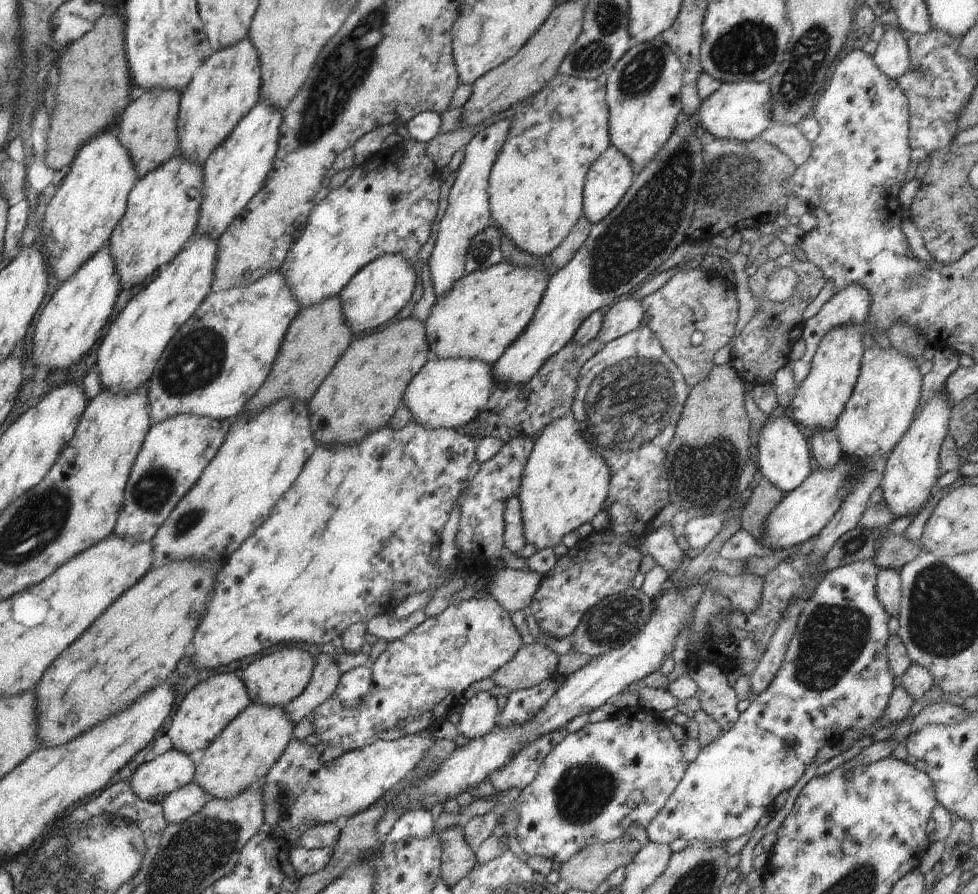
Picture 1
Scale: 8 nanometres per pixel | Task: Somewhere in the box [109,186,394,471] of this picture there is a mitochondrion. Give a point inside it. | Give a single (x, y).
(197, 358)

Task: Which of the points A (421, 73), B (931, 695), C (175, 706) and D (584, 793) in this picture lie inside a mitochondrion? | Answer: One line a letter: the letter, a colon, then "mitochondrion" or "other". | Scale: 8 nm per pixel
A: other
B: other
C: other
D: mitochondrion

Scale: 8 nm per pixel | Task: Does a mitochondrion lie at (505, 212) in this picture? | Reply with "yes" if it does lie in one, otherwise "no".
no

